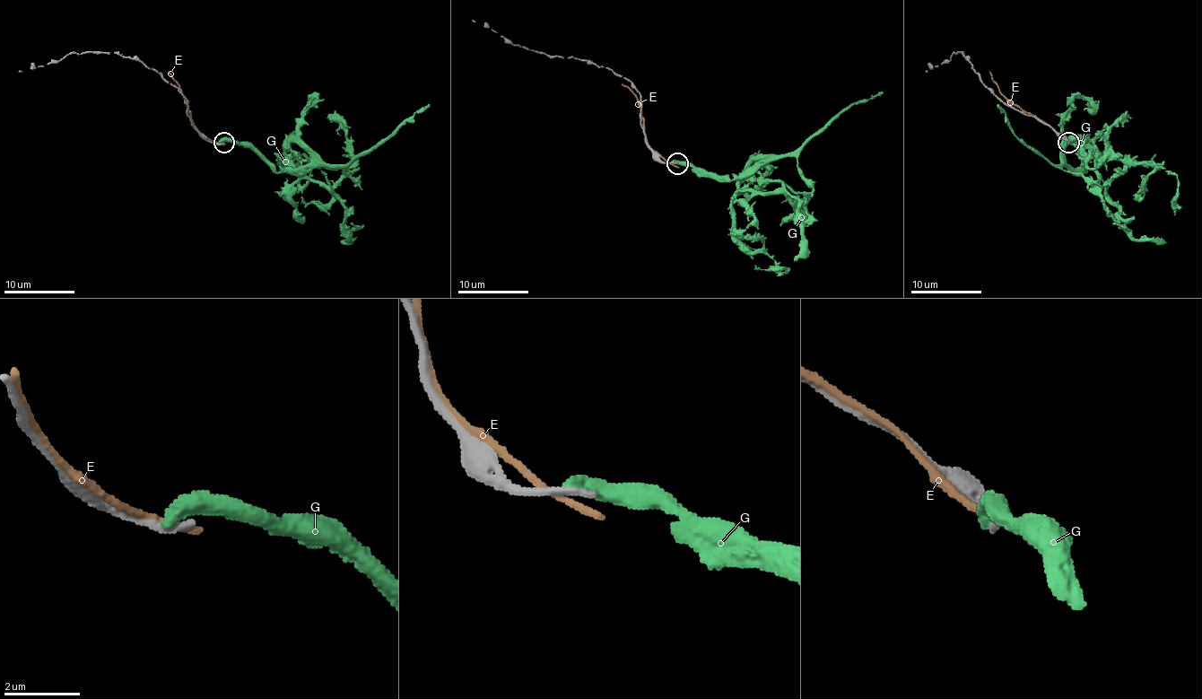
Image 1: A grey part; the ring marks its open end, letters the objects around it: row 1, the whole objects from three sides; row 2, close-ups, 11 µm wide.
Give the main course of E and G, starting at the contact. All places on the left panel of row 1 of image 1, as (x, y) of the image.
E: (215, 143), (192, 123), (187, 100), (178, 83), (168, 72)
G: (219, 143), (299, 173), (311, 155), (297, 141), (281, 162), (318, 168), (332, 188), (328, 203), (302, 196)

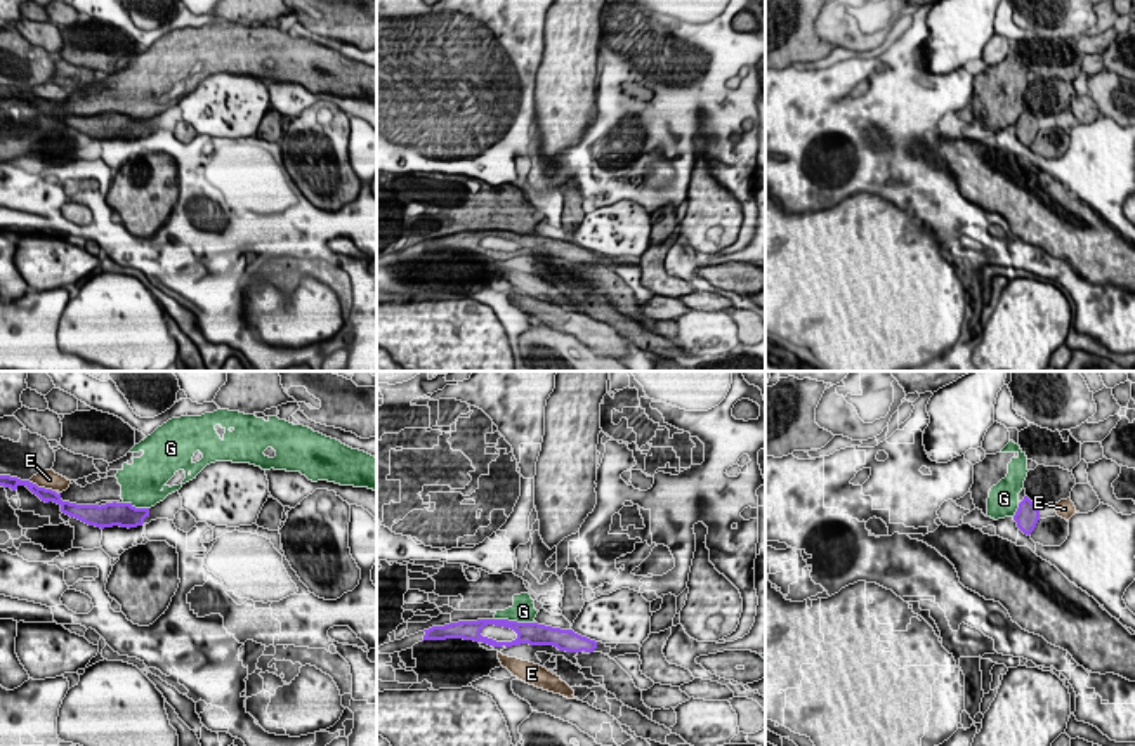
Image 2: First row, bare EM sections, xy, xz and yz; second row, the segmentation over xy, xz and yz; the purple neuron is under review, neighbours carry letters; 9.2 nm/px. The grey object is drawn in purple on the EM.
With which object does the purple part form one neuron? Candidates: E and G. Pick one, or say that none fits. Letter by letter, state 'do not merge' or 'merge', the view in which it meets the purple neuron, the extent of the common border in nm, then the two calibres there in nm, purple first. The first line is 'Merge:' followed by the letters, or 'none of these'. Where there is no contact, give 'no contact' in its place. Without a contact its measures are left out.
Merge: none of these
E: do not merge | xy | 280 nm | 130/180 nm
G: do not merge | xz | 380 nm | 220/220 nm

